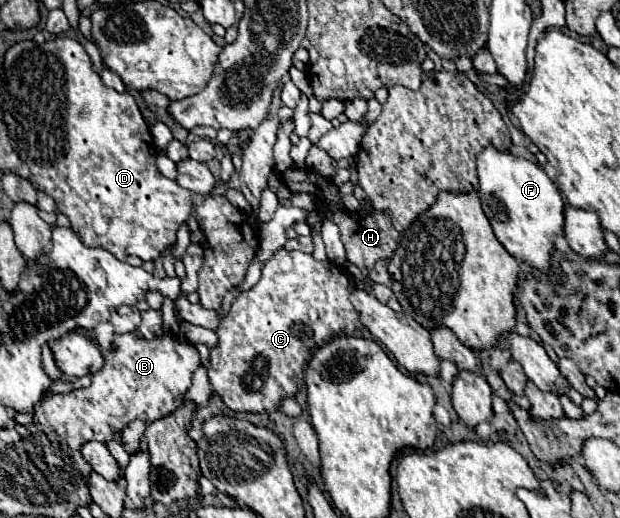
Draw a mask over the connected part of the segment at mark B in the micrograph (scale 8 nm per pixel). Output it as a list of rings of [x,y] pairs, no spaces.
[[[136,333],[116,335],[114,341],[110,343],[110,347],[106,349],[106,363],[104,363],[102,371],[98,371],[92,377],[90,387],[78,389],[78,391],[72,391],[66,395],[52,395],[50,399],[38,403],[34,423],[38,423],[42,427],[50,445],[54,445],[54,449],[58,449],[58,445],[62,445],[62,437],[72,437],[74,449],[76,449],[78,433],[82,429],[92,429],[96,419],[102,419],[102,415],[106,415],[110,411],[110,415],[118,415],[118,439],[120,439],[120,431],[126,427],[126,423],[130,423],[134,419],[152,423],[156,419],[166,417],[176,407],[180,407],[182,395],[192,385],[192,375],[198,367],[200,367],[200,357],[198,357],[198,351],[194,345],[182,345],[180,341],[174,341],[168,335],[154,337],[154,339],[144,339],[144,337],[138,337]]]

